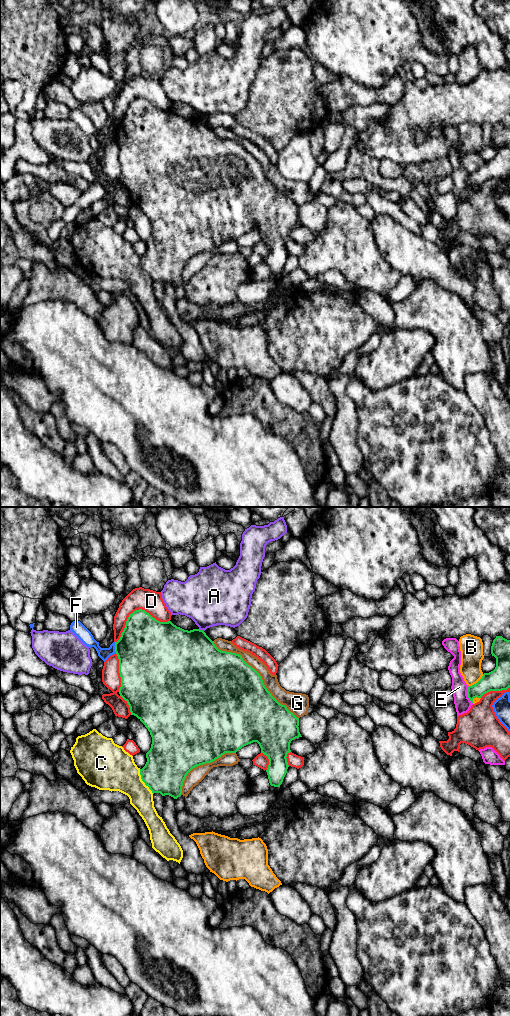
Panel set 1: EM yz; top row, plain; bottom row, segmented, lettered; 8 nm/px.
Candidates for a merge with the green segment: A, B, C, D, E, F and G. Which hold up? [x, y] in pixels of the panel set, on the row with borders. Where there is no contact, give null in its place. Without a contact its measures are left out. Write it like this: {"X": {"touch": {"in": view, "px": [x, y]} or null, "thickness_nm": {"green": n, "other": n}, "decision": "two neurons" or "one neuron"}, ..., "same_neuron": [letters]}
{"A": {"touch": {"in": "yz", "px": [201, 630]}, "thickness_nm": {"green": 460, "other": 420}, "decision": "two neurons"}, "B": {"touch": {"in": "yz", "px": [477, 682]}, "thickness_nm": {"green": 180, "other": 180}, "decision": "two neurons"}, "C": {"touch": {"in": "yz", "px": [142, 780]}, "thickness_nm": {"green": 360, "other": 340}, "decision": "two neurons"}, "D": {"touch": {"in": "yz", "px": [136, 610]}, "thickness_nm": {"green": 380, "other": 180}, "decision": "two neurons"}, "E": {"touch": {"in": "yz", "px": [467, 694]}, "thickness_nm": {"green": 160, "other": 130}, "decision": "two neurons"}, "F": {"touch": {"in": "yz", "px": [115, 647]}, "thickness_nm": {"green": 480, "other": 100}, "decision": "two neurons"}, "G": {"touch": {"in": "yz", "px": [258, 673]}, "thickness_nm": {"green": 500, "other": 120}, "decision": "two neurons"}, "same_neuron": []}

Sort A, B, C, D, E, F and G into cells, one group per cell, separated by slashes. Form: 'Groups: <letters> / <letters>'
Groups: A / B / C / D G / E / F

